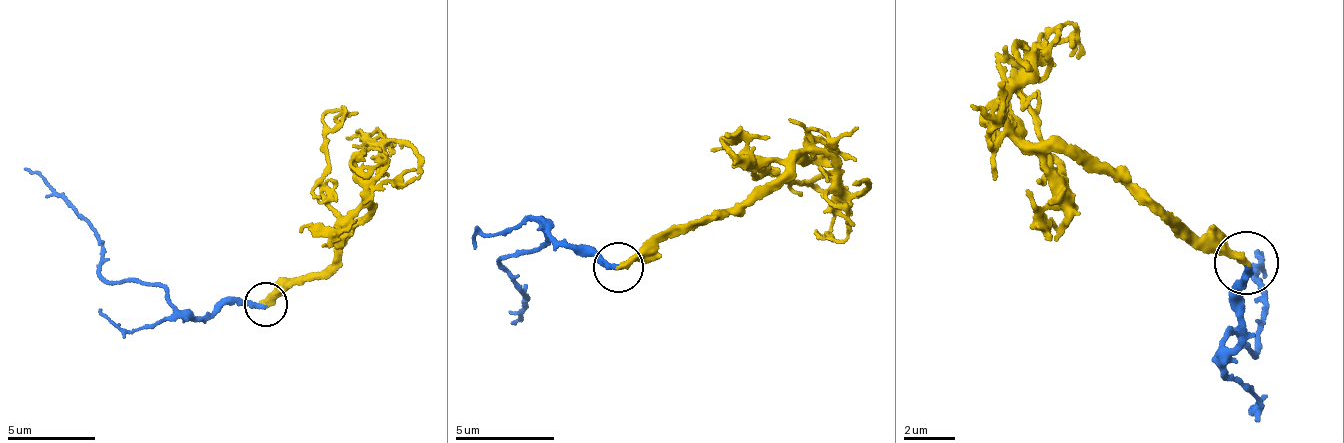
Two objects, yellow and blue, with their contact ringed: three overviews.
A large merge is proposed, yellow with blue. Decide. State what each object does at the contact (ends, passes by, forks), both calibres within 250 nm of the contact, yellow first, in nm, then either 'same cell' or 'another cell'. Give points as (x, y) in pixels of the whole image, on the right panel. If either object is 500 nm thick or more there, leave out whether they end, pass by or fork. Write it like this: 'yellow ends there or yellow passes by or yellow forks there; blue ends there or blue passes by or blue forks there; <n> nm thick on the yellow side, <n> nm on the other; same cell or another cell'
yellow ends there; blue ends there; 400 nm thick on the yellow side, 280 nm on the other; another cell

